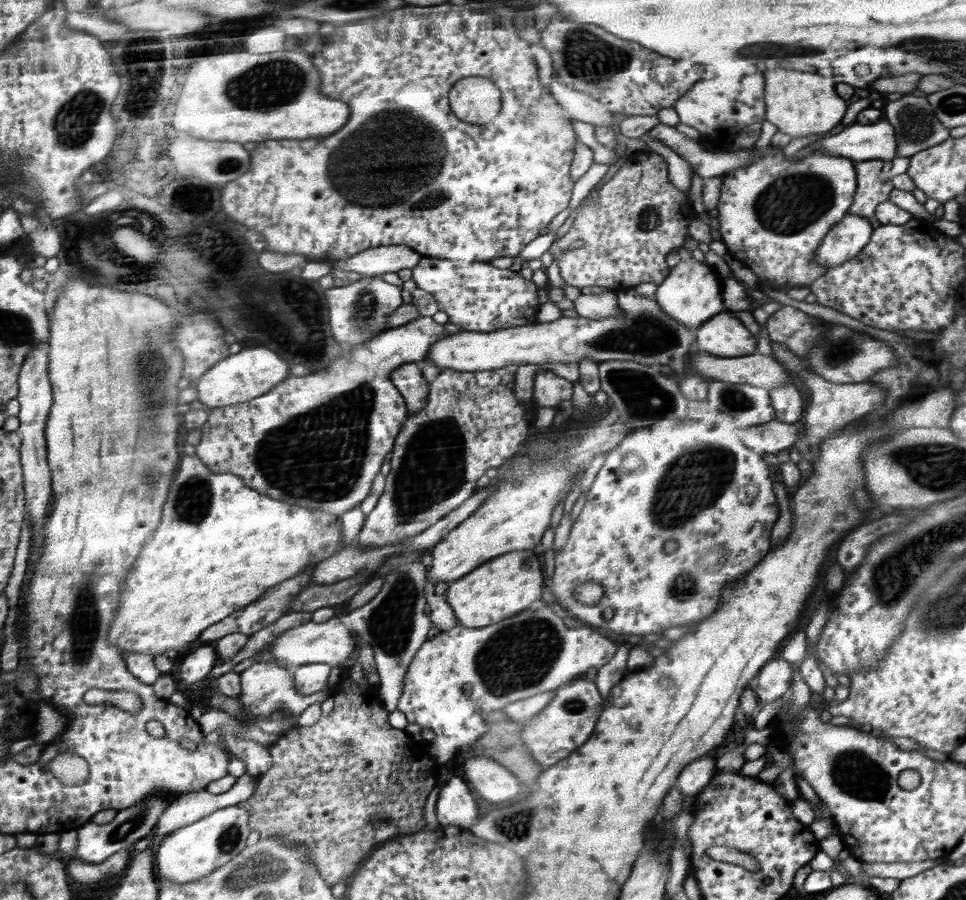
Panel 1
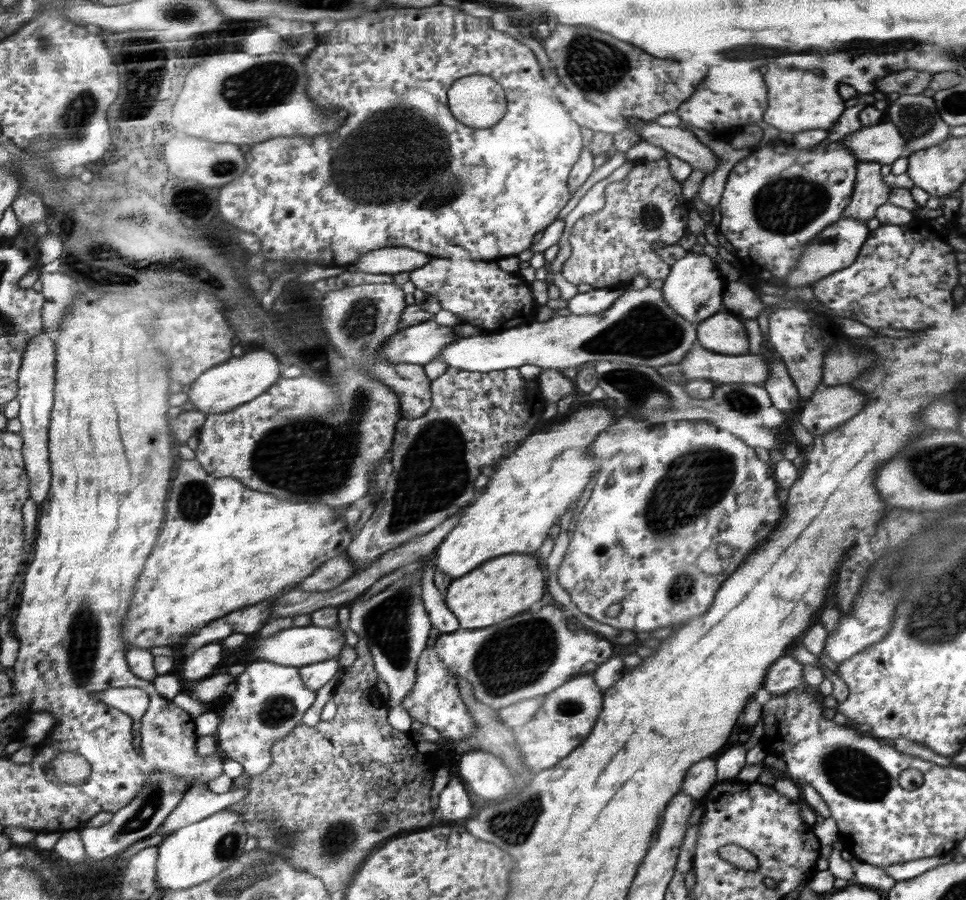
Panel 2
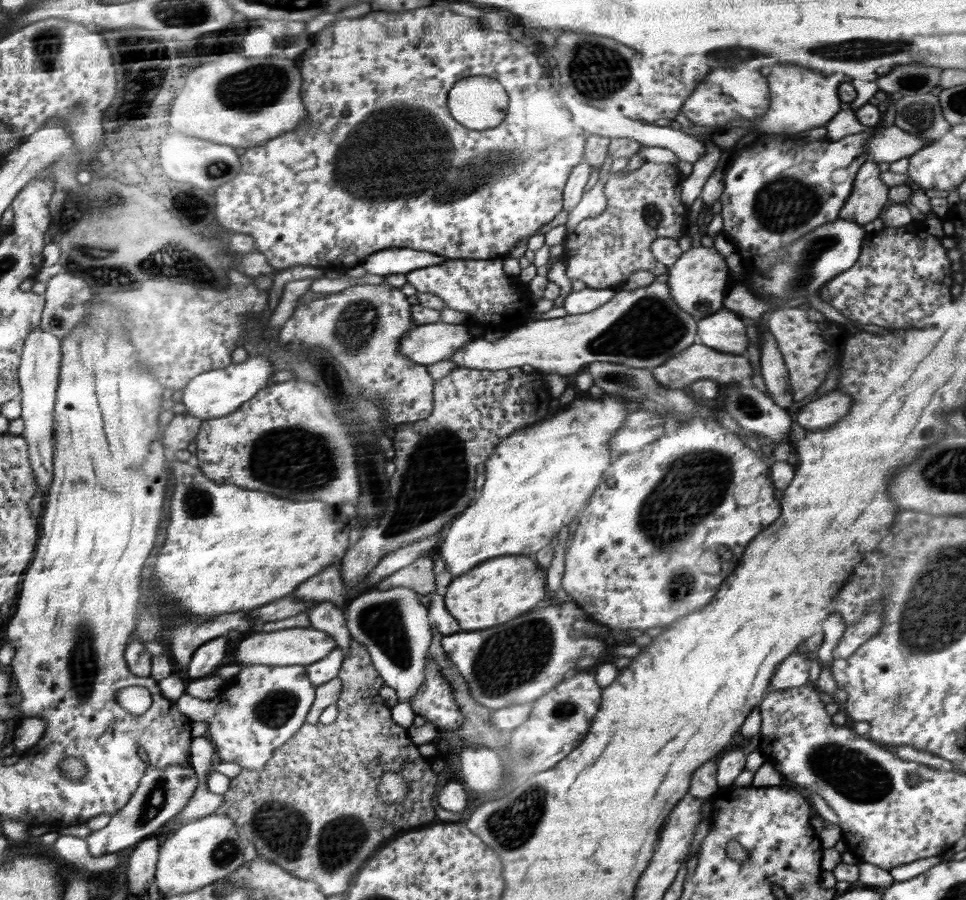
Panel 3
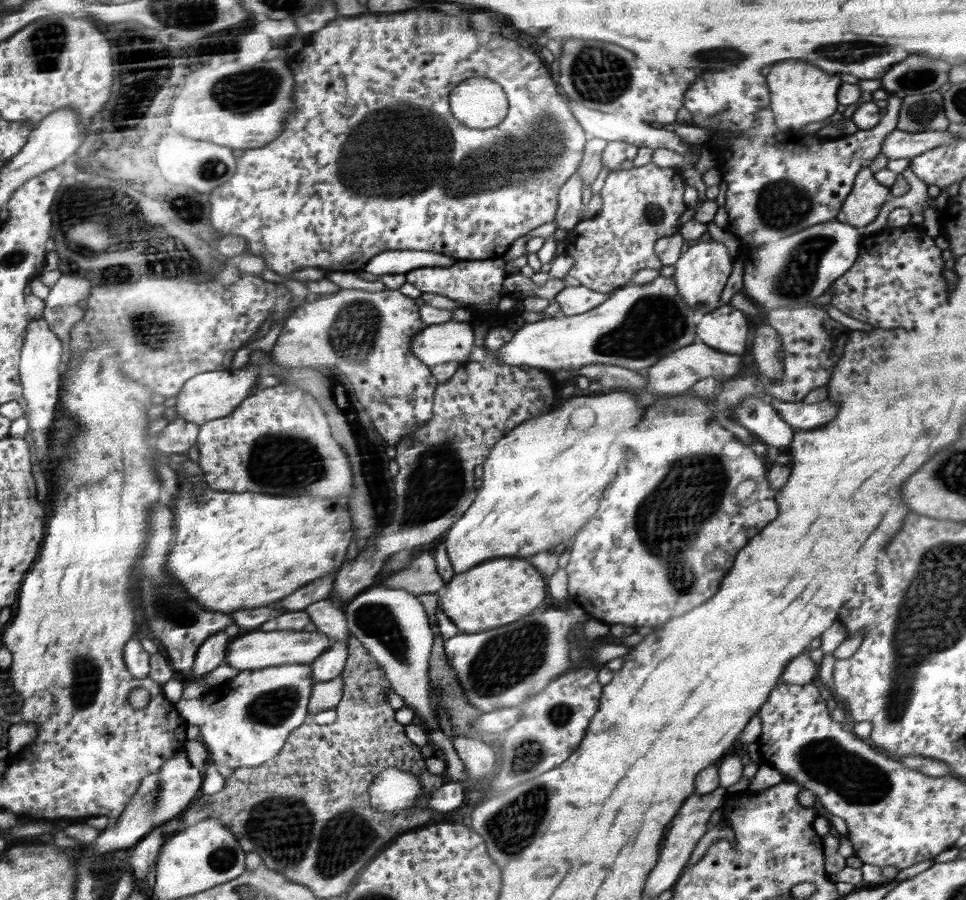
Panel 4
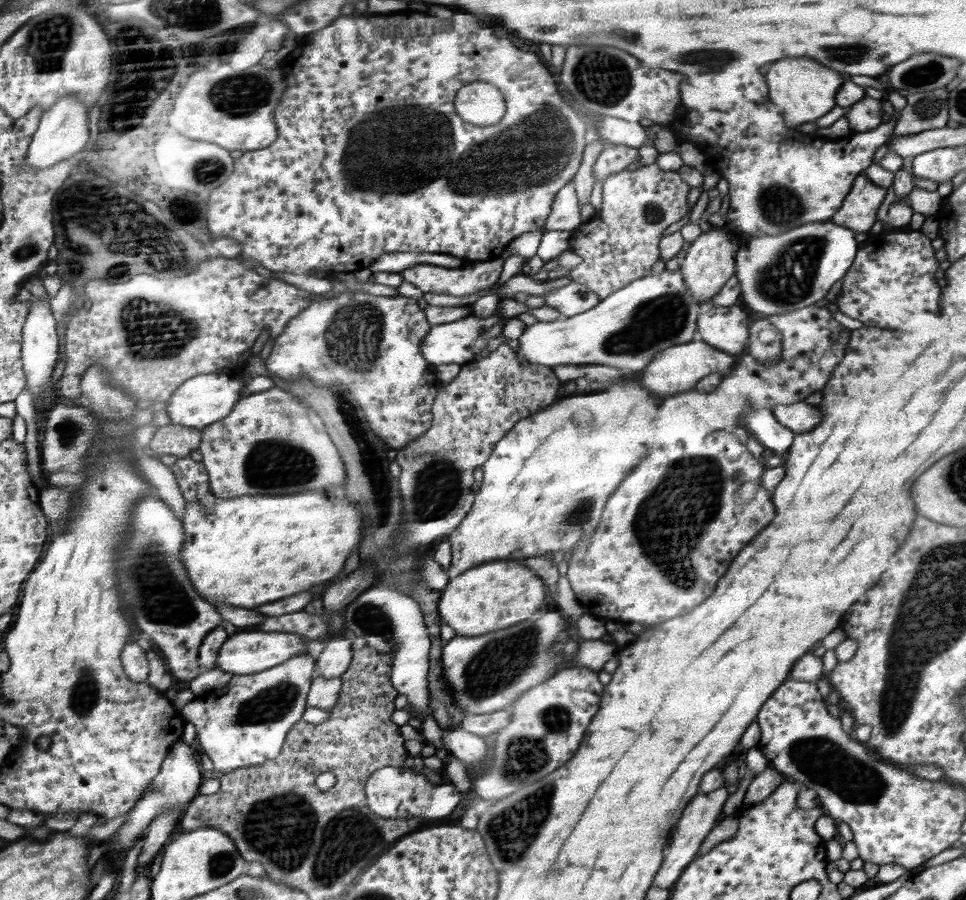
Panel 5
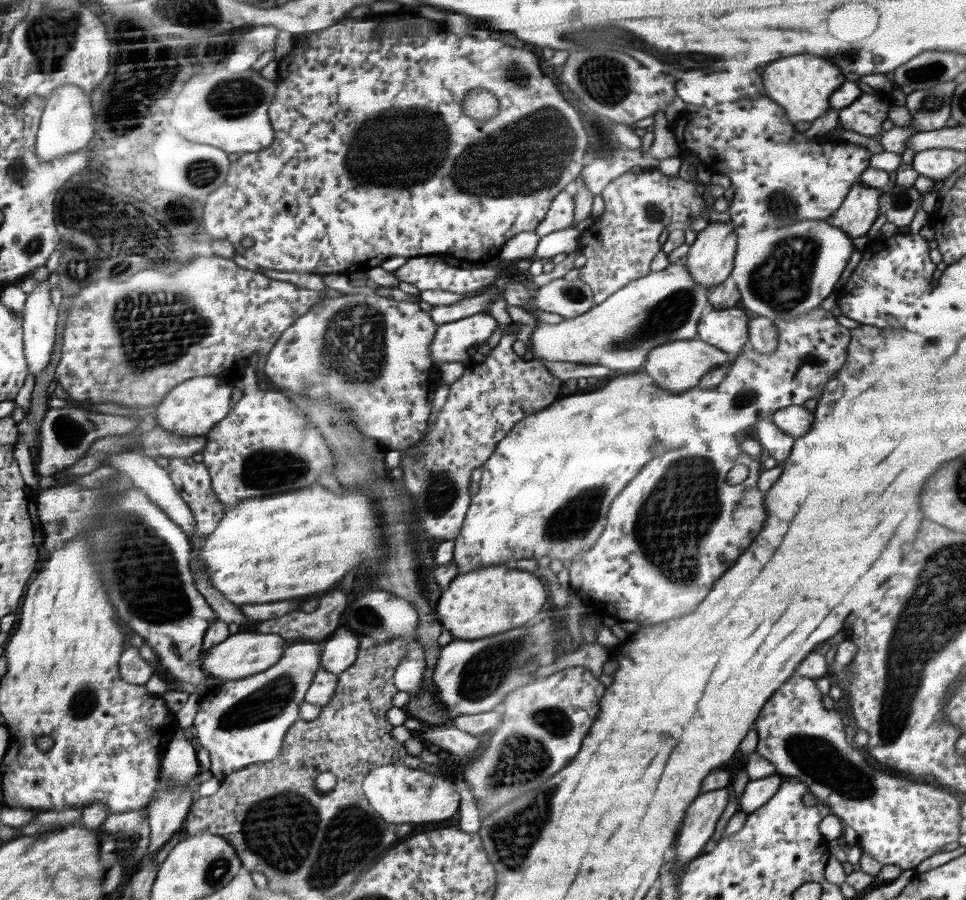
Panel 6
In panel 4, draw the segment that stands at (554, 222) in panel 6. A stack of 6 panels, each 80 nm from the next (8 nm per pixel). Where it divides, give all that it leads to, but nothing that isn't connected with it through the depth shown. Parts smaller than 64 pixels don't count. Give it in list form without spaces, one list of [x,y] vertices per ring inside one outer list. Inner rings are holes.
[[[577,171],[559,190],[559,208],[555,214],[556,227],[568,232],[578,225],[583,191],[582,177]]]

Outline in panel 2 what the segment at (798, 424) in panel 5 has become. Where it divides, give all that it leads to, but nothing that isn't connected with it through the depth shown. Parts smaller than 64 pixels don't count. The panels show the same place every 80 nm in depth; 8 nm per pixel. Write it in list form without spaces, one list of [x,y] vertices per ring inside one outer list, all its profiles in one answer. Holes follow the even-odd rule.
[[[822,383],[800,412],[798,422],[813,437],[819,437],[834,430],[864,408],[867,396],[848,384],[826,386]]]

